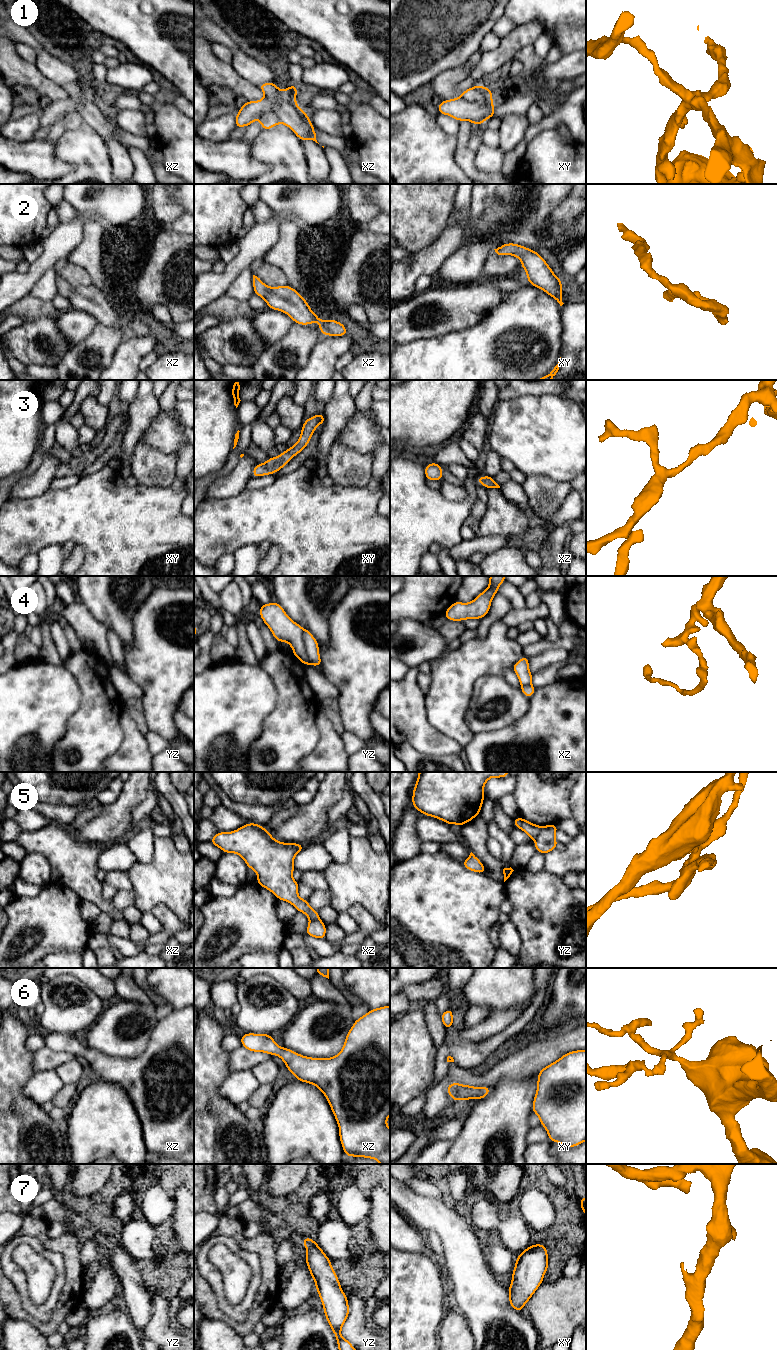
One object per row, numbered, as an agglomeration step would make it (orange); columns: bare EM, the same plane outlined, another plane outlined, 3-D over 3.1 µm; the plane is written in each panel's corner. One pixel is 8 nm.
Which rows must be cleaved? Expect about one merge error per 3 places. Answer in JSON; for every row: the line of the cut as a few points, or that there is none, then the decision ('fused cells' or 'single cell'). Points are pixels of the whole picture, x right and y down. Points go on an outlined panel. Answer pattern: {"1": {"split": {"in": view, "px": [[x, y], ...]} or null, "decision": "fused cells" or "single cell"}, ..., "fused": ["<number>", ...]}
{"1": {"split": null, "decision": "single cell"}, "2": {"split": null, "decision": "single cell"}, "3": {"split": null, "decision": "single cell"}, "4": {"split": {"in": "yz", "px": [[302, 629], [303, 644], [309, 663]]}, "decision": "fused cells"}, "5": {"split": null, "decision": "single cell"}, "6": {"split": null, "decision": "single cell"}, "7": {"split": null, "decision": "single cell"}, "fused": ["4"]}

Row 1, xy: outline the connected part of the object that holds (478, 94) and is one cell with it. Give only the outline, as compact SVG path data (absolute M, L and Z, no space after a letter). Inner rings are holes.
M476 85L463 91L458 98L441 101L437 109L439 114L451 116L458 122L468 120L481 125L496 116L492 98L493 92L488 87Z

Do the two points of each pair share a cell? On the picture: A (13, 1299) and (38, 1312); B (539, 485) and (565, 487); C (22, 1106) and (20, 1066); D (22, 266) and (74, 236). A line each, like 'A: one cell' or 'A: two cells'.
A: two cells
B: one cell
C: one cell
D: two cells

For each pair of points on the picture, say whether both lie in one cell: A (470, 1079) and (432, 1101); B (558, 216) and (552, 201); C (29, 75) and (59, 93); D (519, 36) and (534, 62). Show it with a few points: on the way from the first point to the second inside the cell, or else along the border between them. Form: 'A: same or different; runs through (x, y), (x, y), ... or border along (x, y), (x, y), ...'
A: same; runs through (459, 1077), (451, 1077), (439, 1090)
B: different; border along (569, 194), (553, 211), (544, 229)
C: same; runs through (36, 80), (52, 91)
D: different; border along (532, 44), (523, 46), (514, 58)

